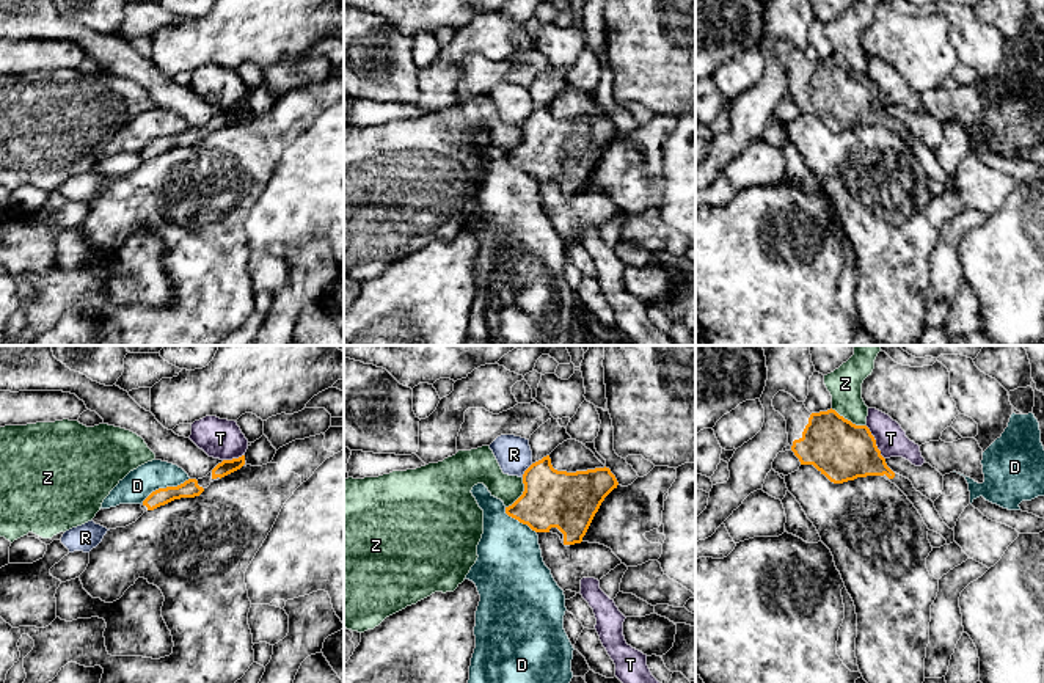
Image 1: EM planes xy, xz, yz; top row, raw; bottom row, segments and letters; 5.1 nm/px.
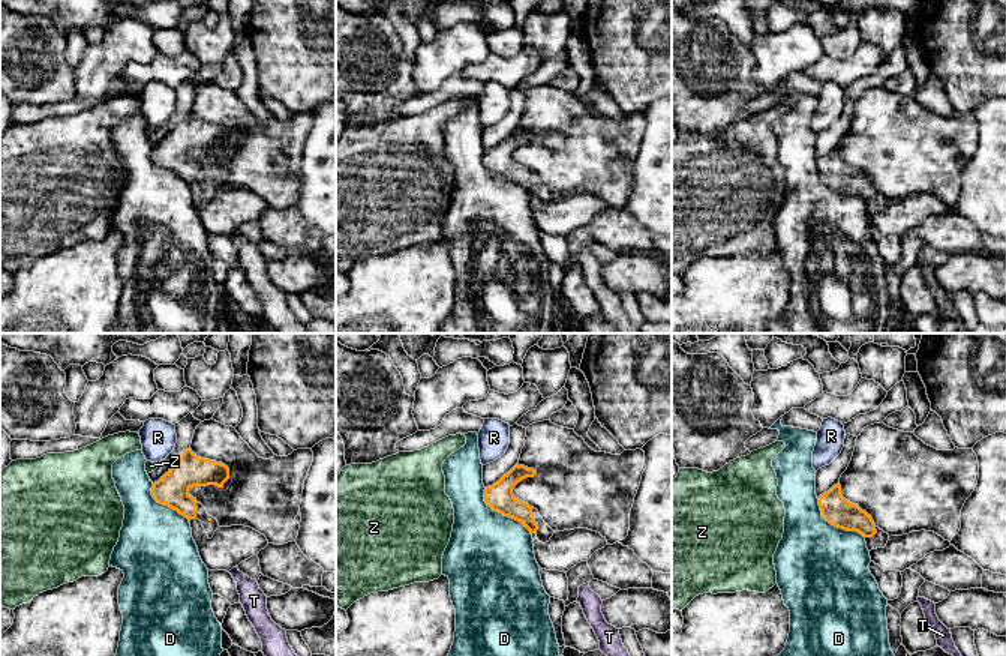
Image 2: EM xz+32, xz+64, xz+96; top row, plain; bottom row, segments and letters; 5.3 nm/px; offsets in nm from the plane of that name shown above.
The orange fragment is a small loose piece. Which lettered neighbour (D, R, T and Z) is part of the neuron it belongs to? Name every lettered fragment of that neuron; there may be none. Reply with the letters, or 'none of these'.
none of these

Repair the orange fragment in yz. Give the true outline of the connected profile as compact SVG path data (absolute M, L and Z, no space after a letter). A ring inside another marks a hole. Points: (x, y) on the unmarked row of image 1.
M785 39L774 44L772 55L787 69L788 93L801 113L813 113L834 132L882 124L907 144L929 179L940 182L947 193L955 190L955 179L944 171L934 151L887 115L867 74L856 74L832 57L810 61Z

